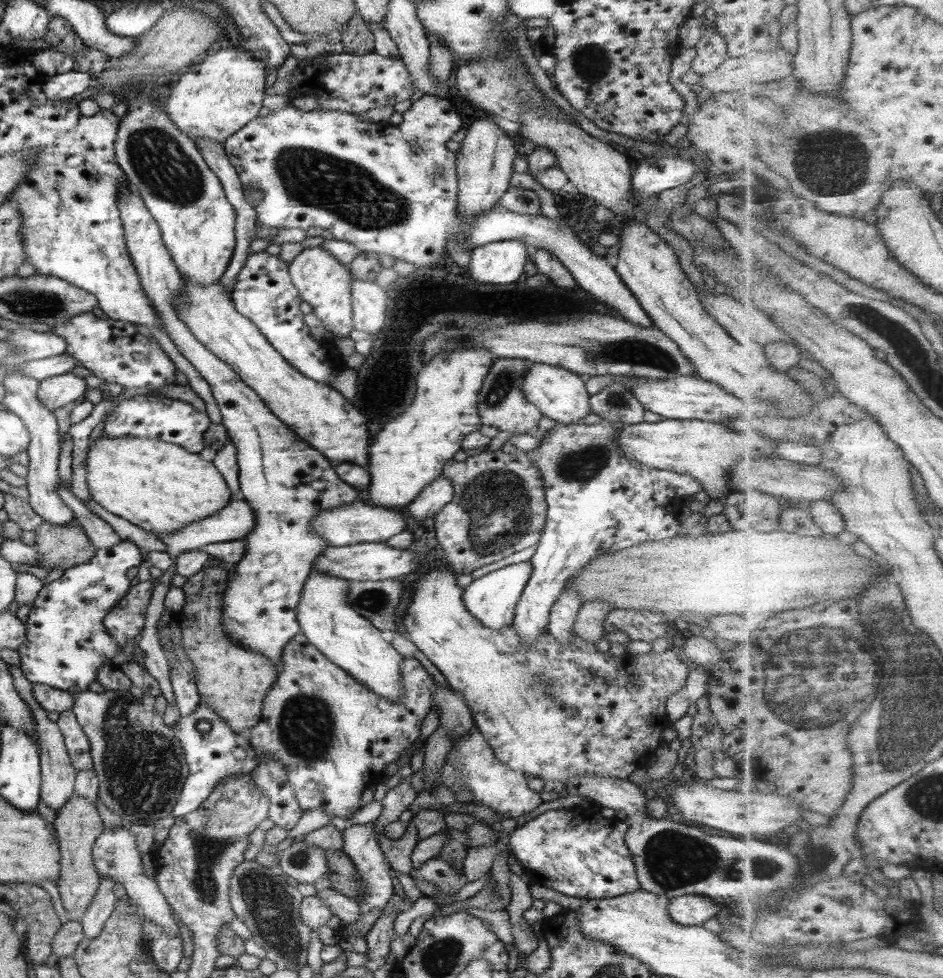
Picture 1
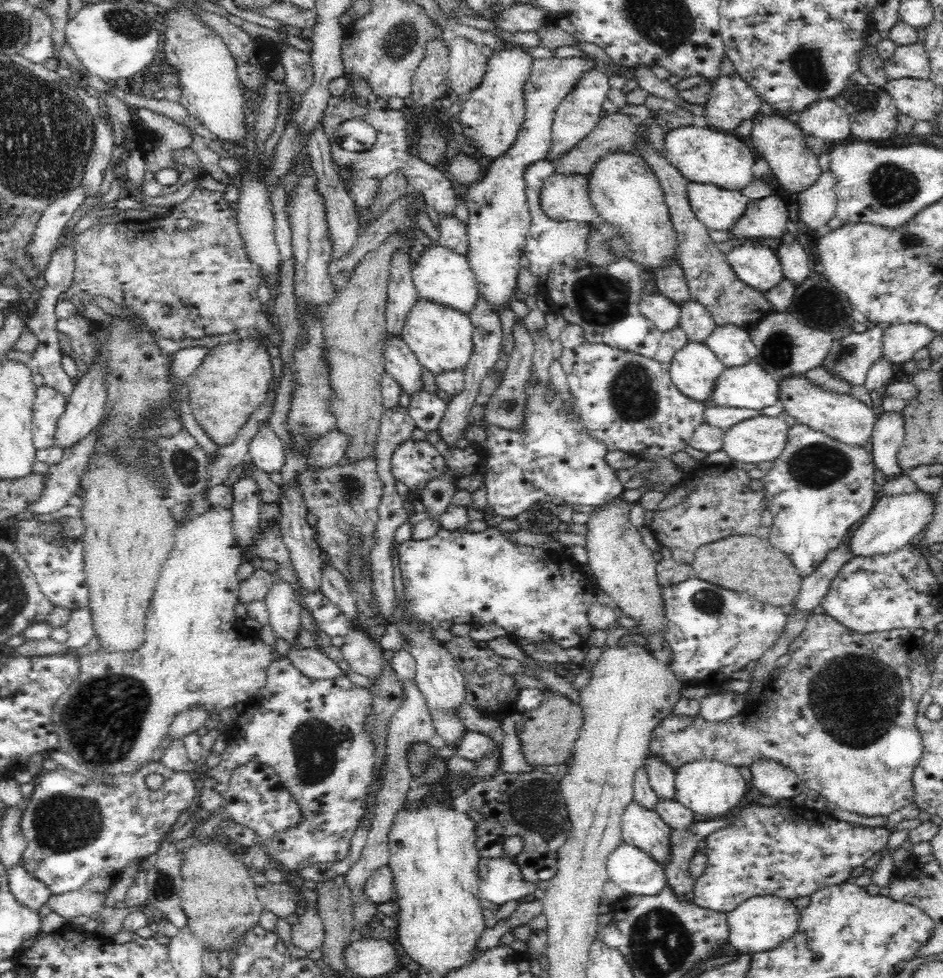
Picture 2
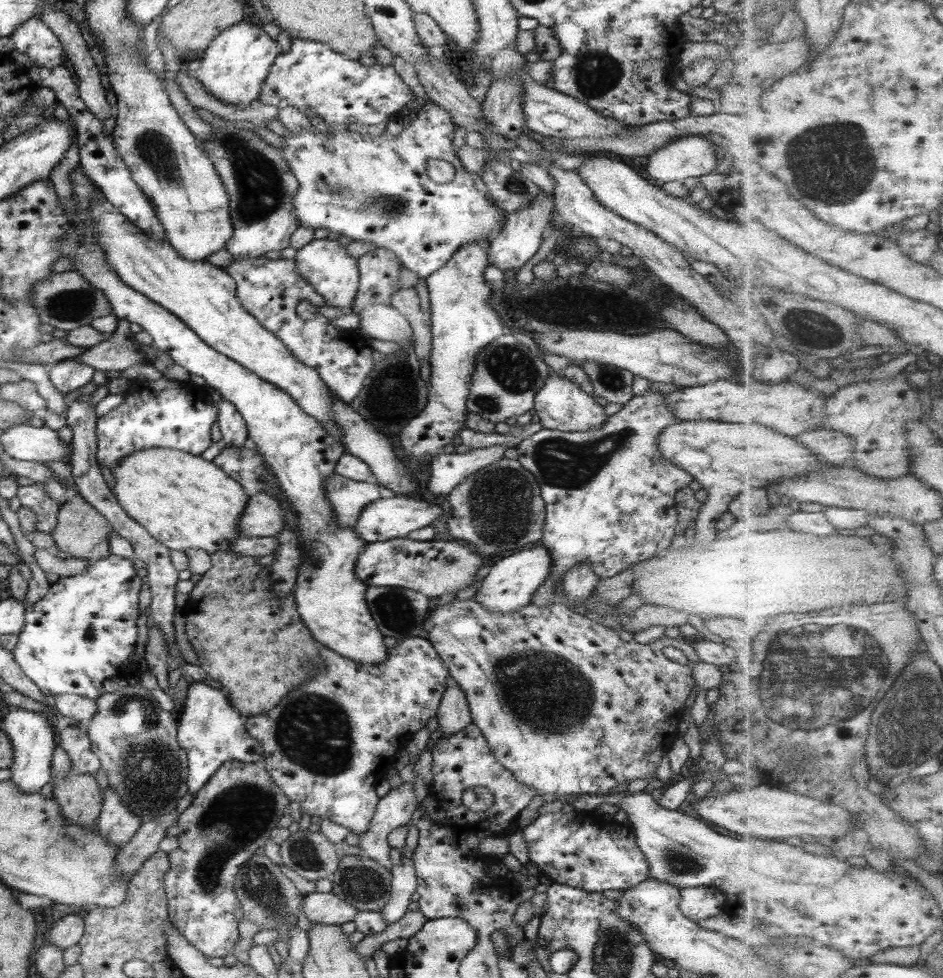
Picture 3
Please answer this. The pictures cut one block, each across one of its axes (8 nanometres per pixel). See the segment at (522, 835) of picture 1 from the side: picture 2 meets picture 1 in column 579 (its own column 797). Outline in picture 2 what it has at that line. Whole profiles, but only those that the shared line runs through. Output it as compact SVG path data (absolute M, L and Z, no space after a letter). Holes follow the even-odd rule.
M747 804L744 807L740 807L740 810L734 810L734 812L728 812L728 816L725 817L727 825L719 828L714 832L711 832L706 836L706 848L705 853L707 856L707 865L705 871L696 879L695 886L693 888L693 902L696 903L700 908L710 909L716 912L729 913L734 910L743 900L749 899L753 896L772 895L777 896L781 899L795 900L800 896L810 896L814 894L819 888L824 888L830 885L840 884L846 882L849 878L850 873L857 866L863 866L864 862L871 857L876 857L876 853L880 853L888 840L889 831L886 827L868 827L859 825L852 822L837 819L835 817L826 816L823 810L817 811L804 806L792 808L775 805L775 806L764 806L757 804Z

